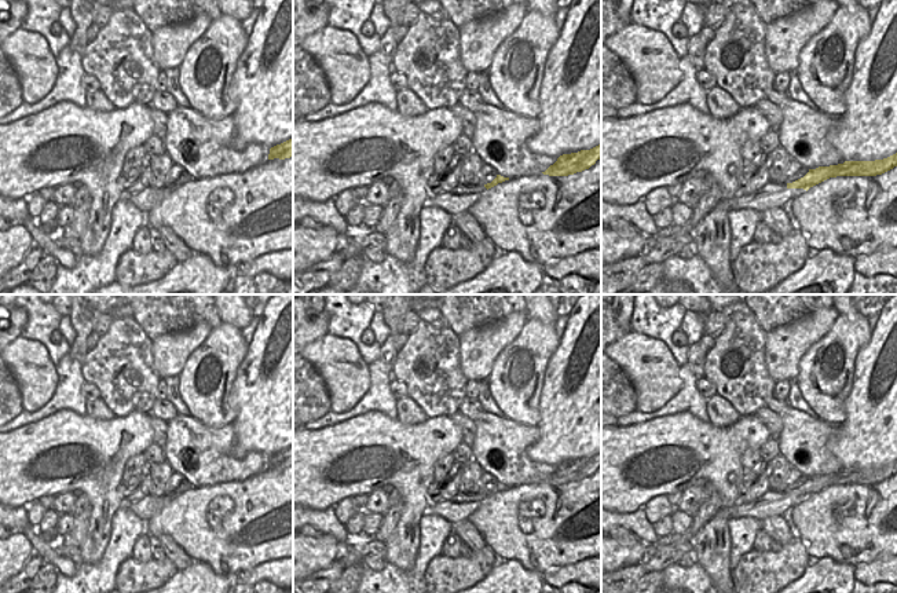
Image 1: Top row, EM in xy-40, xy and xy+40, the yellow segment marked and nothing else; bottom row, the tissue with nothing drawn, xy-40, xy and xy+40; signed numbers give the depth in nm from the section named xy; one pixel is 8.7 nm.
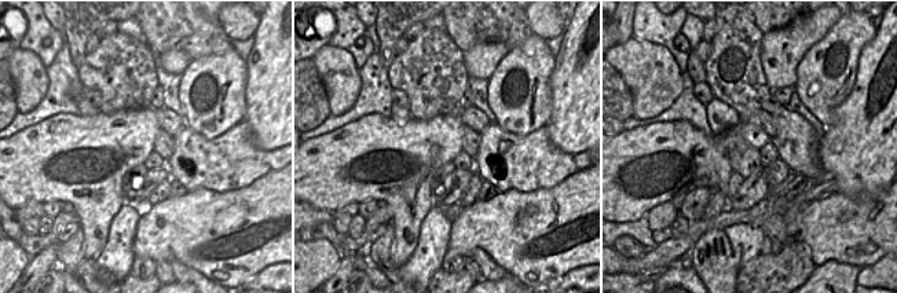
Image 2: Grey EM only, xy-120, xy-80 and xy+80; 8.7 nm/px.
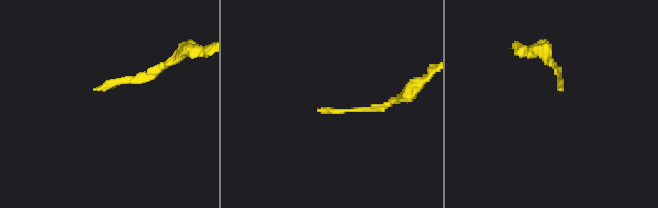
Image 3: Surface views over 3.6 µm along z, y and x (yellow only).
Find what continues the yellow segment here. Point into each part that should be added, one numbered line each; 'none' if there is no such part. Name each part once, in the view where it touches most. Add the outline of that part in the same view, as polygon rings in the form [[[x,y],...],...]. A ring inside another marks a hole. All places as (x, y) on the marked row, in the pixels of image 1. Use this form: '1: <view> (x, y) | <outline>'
1: xy+40 (772, 194) | [[[768,182],[764,187],[753,194],[746,194],[743,197],[735,197],[722,204],[722,209],[736,211],[736,209],[753,209],[762,213],[766,209],[783,208],[792,198],[806,193],[803,188],[788,188],[786,183]]]

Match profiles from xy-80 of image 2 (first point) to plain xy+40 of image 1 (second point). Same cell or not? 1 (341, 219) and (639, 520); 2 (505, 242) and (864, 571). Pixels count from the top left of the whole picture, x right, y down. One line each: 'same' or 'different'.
1: different
2: different

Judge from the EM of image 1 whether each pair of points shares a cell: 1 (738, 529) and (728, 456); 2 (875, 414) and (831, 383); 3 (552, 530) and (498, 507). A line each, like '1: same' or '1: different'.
1: different
2: different
3: same

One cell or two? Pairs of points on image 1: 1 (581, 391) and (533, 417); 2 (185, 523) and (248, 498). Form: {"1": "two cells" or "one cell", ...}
{"1": "two cells", "2": "one cell"}

